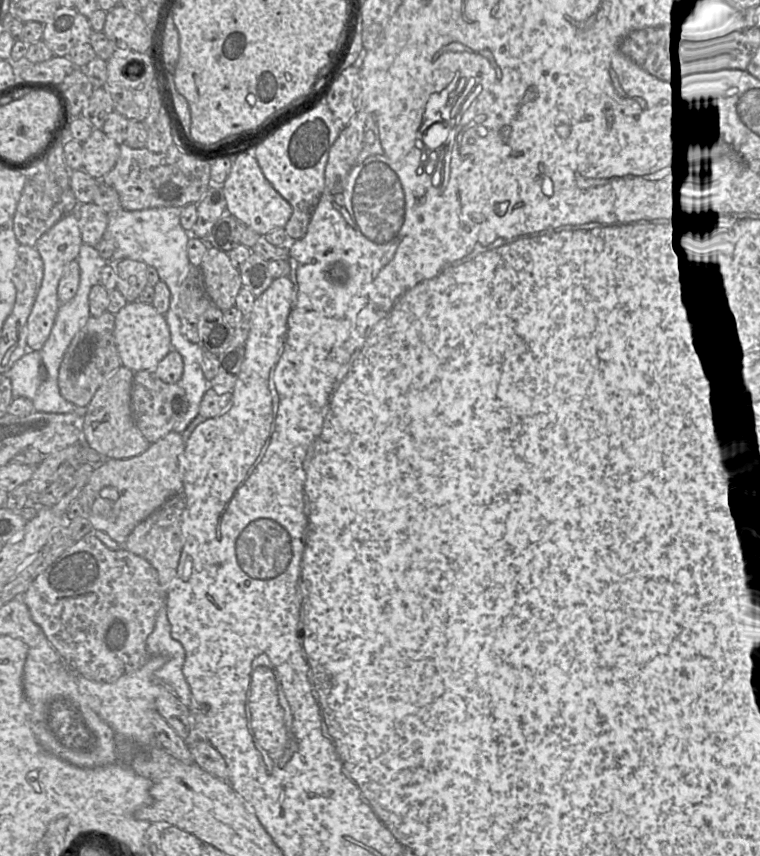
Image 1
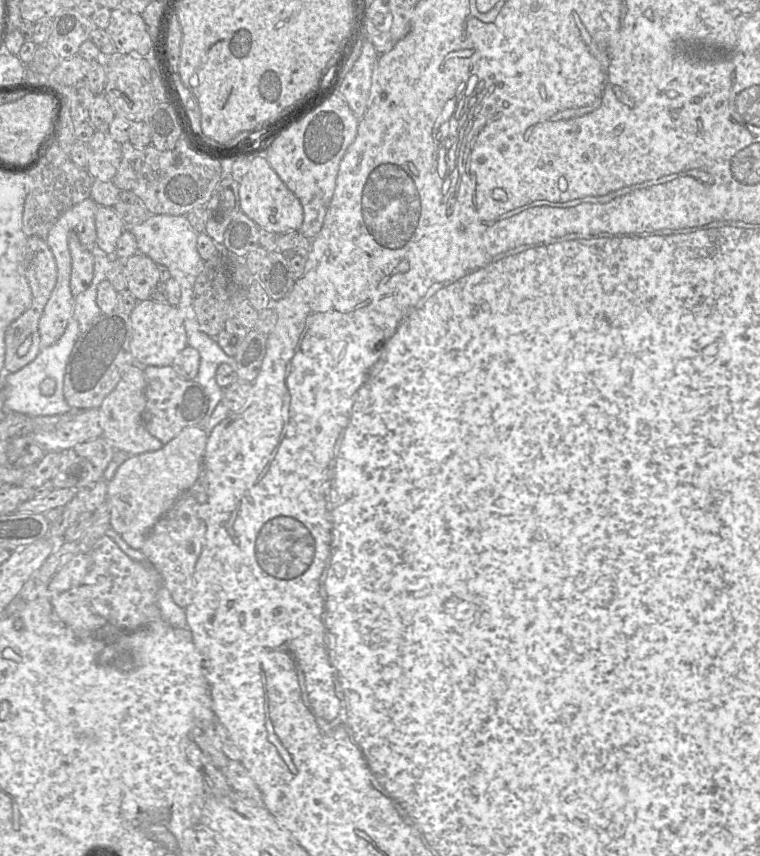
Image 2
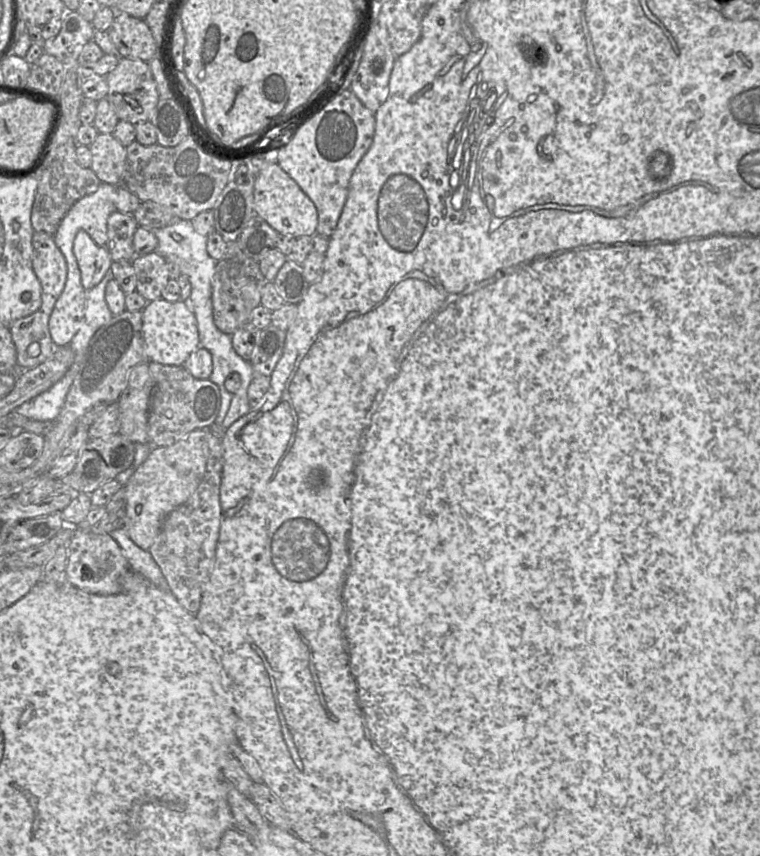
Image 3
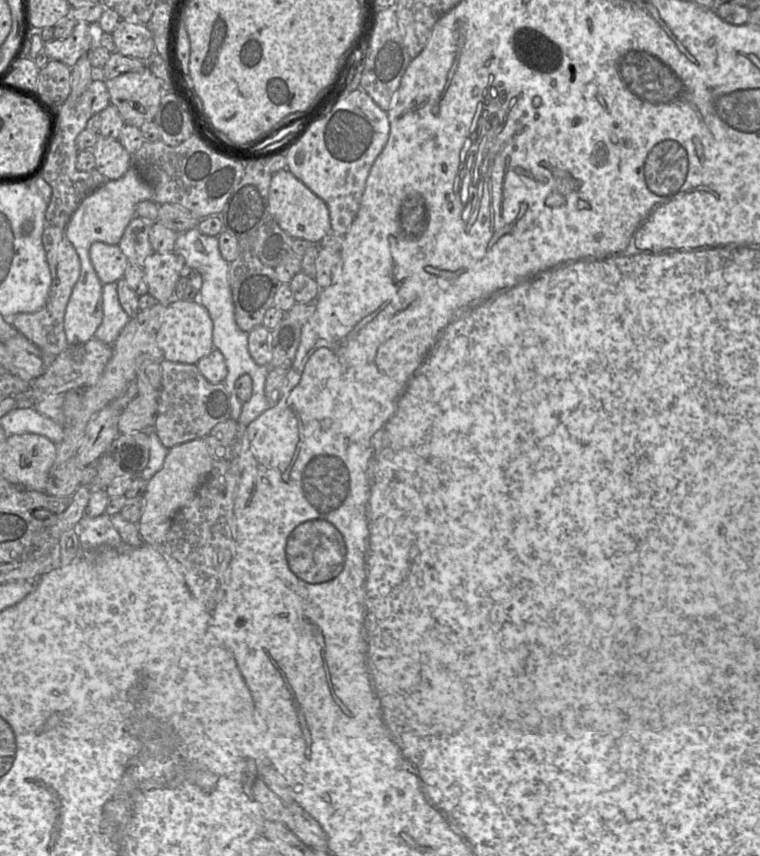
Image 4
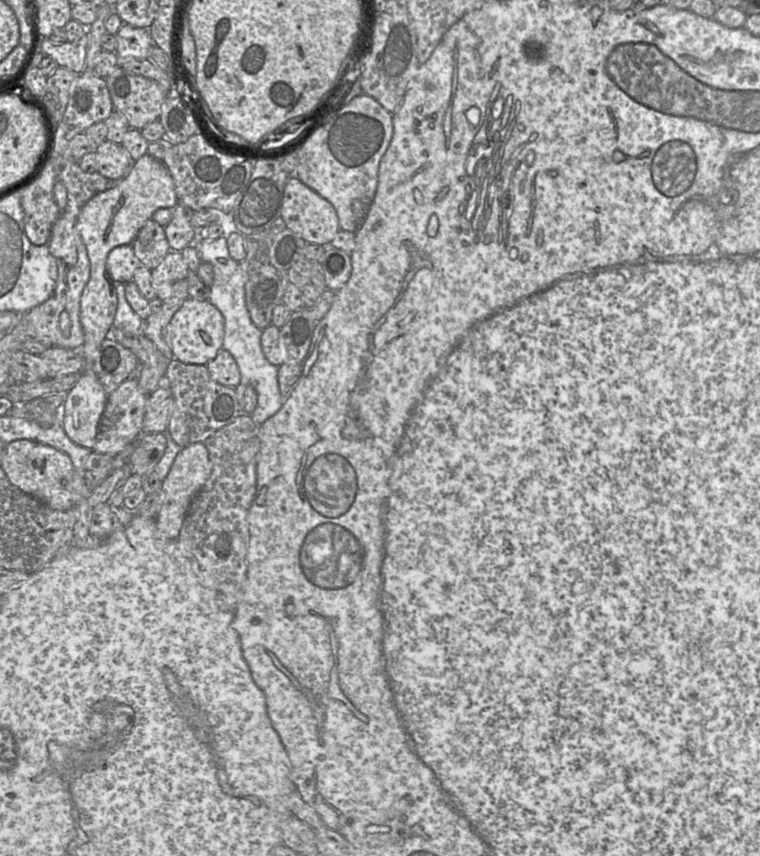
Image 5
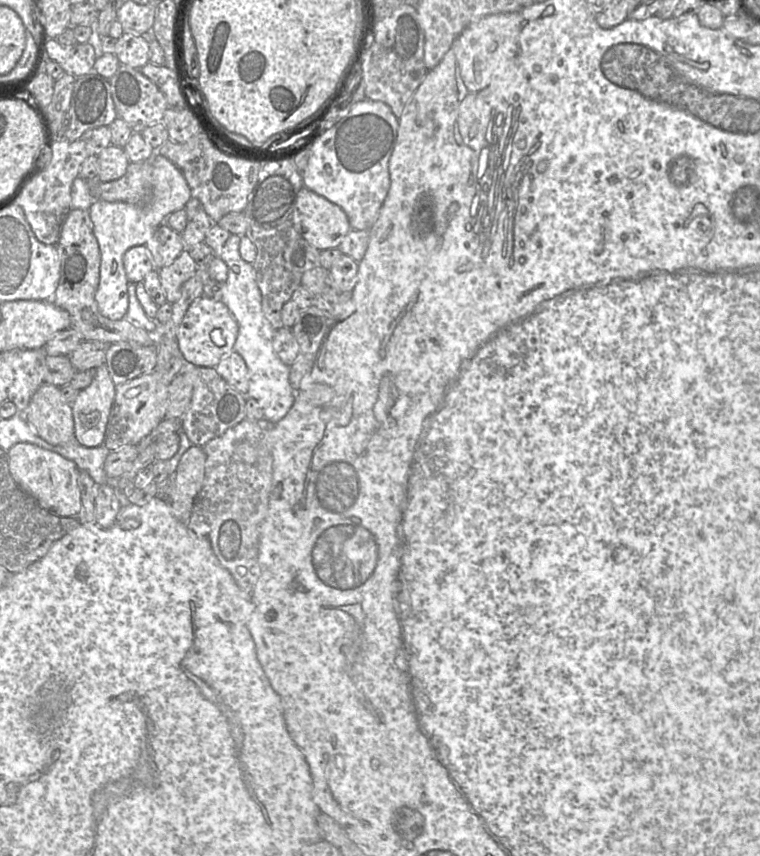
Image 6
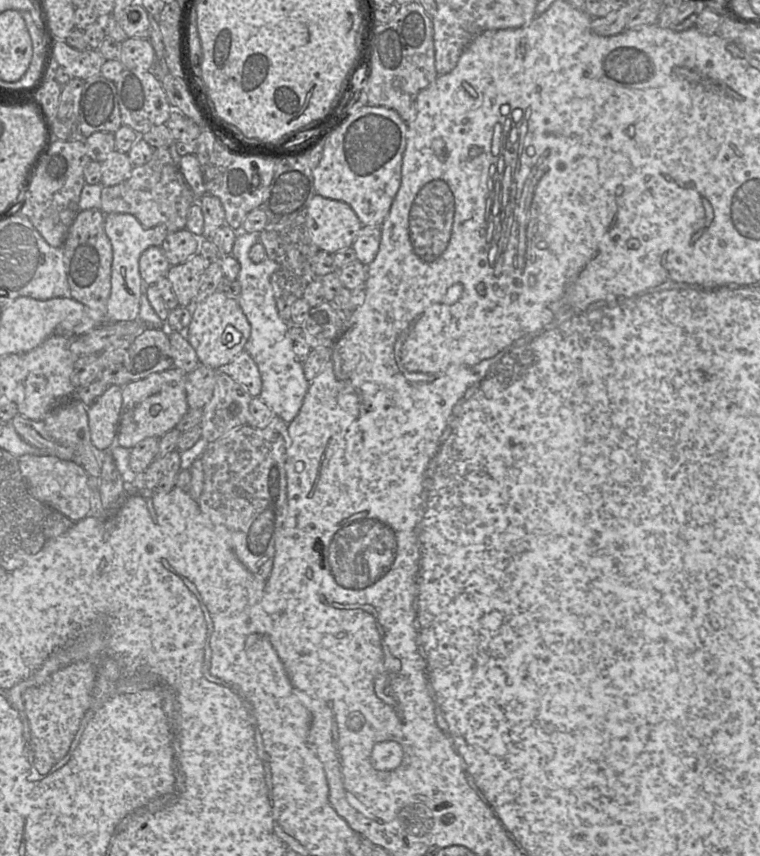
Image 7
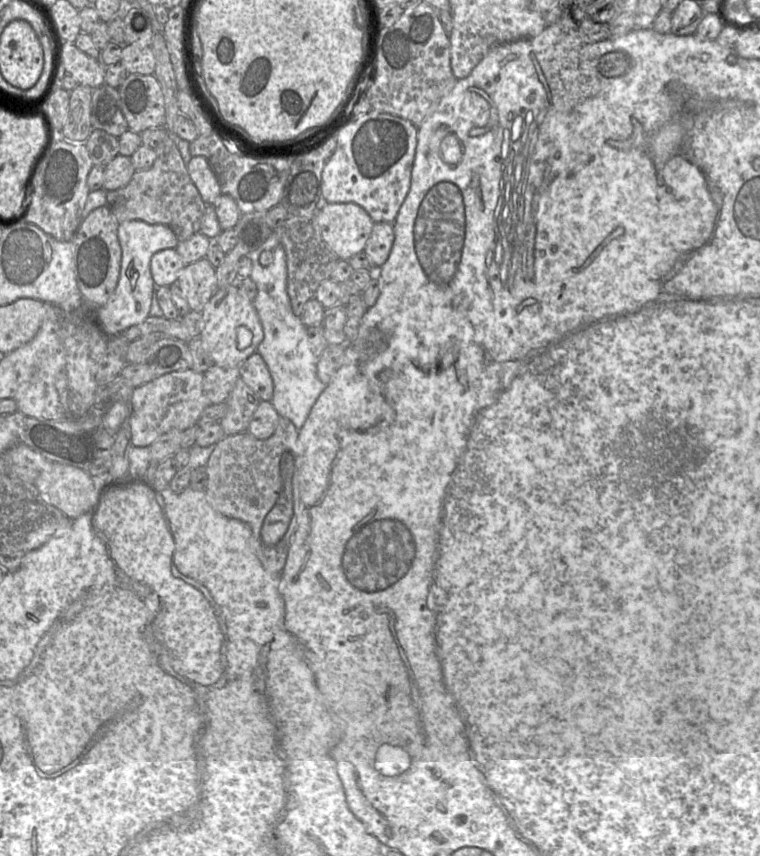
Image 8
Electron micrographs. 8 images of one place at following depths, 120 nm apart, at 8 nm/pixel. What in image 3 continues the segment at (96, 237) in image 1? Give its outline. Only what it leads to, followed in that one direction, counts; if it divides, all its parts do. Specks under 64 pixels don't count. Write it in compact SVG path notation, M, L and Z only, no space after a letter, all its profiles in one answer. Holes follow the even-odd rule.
M115 211L109 216L106 248L113 261L132 261L135 258L133 236L138 227L139 225L132 214Z

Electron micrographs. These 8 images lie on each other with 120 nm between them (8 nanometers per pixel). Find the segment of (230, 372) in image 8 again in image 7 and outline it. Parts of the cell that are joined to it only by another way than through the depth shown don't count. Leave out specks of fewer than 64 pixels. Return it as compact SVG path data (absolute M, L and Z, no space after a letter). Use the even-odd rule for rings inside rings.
M199 365L186 374L185 390L189 409L202 409L212 398L217 369Z

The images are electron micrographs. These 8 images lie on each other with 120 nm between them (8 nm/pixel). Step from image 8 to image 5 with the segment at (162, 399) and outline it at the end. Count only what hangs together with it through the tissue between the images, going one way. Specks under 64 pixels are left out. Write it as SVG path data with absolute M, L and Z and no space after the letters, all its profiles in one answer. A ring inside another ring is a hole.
M130 377L108 394L107 403L99 422L93 452L115 456L128 444L133 443L143 432L143 419L148 394L139 386L137 377Z

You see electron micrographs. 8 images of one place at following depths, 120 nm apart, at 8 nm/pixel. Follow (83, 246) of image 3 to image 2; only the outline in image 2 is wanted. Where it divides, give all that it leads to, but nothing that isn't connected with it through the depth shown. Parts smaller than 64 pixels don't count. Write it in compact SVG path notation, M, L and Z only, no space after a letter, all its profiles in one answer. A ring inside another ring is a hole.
M75 231L69 232L69 251L71 254L70 288L74 297L85 291L94 275L94 256L80 243Z

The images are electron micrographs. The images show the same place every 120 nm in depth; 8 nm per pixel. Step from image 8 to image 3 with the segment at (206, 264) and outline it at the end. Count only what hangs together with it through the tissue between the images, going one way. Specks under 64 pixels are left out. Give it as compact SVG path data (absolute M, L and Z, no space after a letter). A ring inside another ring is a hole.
M157 252L136 256L132 261L135 269L136 292L148 302L161 299L162 290L170 280L167 261Z

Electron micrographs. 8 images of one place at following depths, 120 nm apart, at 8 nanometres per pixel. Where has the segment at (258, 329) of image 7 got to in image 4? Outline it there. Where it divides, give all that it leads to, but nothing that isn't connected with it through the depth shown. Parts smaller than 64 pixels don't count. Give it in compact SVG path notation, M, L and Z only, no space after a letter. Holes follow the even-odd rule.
M197 227L178 235L173 252L177 256L182 256L192 270L198 271L202 276L203 281L198 292L198 302L207 309L212 319L214 349L219 350L225 358L228 372L223 385L226 390L235 395L235 382L242 375L249 375L252 380L252 396L243 403L238 419L239 423L247 426L269 408L264 386L270 368L258 365L253 360L248 350L248 333L242 331L235 321L235 308L229 284L230 263L222 257L219 251L218 238L202 234Z

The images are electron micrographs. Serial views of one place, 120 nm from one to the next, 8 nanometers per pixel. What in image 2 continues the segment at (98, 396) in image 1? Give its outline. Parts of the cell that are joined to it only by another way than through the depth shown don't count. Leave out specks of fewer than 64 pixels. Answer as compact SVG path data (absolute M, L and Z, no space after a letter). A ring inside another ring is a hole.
M138 364L131 366L122 376L114 390L109 393L99 407L103 435L116 451L123 451L130 456L155 451L162 443L151 436L142 422L142 412L145 408L146 377L144 368Z

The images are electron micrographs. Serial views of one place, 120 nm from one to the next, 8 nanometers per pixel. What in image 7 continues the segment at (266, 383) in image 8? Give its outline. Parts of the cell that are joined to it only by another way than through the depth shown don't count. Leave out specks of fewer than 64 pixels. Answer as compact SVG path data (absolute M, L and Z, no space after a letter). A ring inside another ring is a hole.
M241 352L224 368L217 370L223 370L235 382L245 387L253 398L261 393L262 380L258 366L247 352Z

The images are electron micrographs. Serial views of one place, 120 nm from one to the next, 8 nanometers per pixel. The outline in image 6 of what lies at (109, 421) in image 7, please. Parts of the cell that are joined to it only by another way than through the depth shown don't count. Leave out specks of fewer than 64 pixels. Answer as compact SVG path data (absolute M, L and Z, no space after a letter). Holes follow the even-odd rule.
M105 364L96 368L91 384L71 403L78 444L85 447L103 445L115 391L116 385Z

